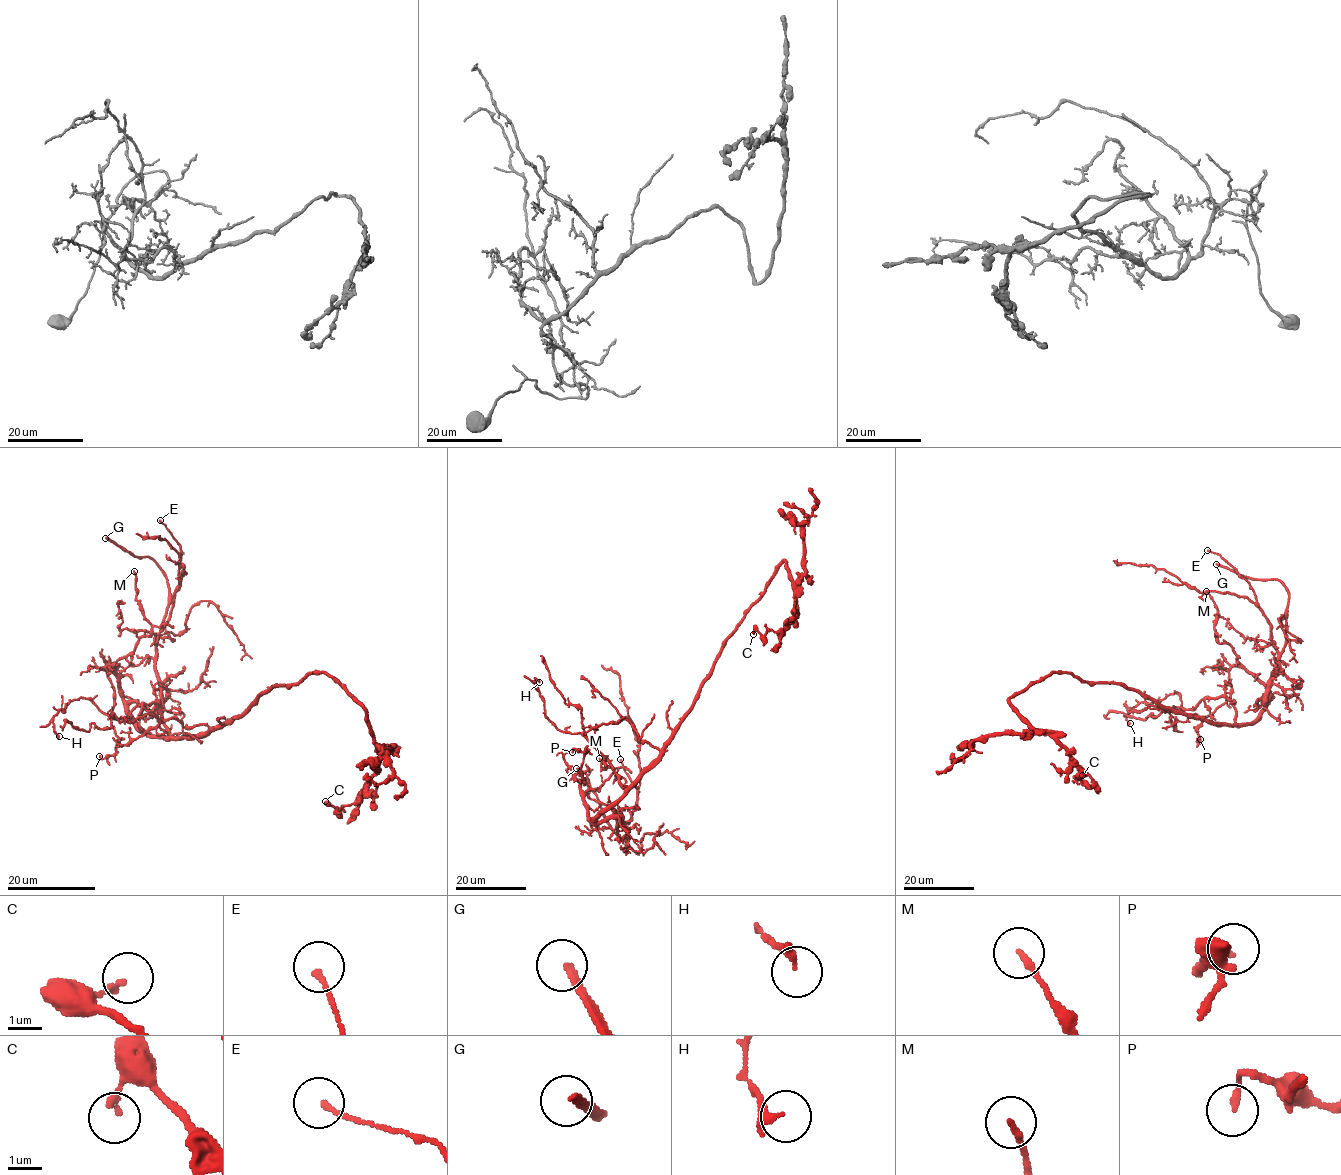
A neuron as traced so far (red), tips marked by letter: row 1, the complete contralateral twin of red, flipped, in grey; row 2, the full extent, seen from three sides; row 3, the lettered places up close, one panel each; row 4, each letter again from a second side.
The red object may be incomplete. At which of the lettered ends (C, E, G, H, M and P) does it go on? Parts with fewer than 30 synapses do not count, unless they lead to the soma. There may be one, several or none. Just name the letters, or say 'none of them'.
G

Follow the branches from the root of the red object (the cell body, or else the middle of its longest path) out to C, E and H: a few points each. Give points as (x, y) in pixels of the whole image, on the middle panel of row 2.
C: (658, 757), (693, 703), (723, 641), (784, 561), (794, 587), (795, 616), (781, 631), (753, 634)
E: (658, 757), (595, 820), (620, 817), (617, 830), (630, 820), (637, 797), (620, 759)
H: (658, 757), (629, 787), (623, 787), (611, 763), (581, 734), (560, 731), (545, 716), (535, 679), (539, 682)

